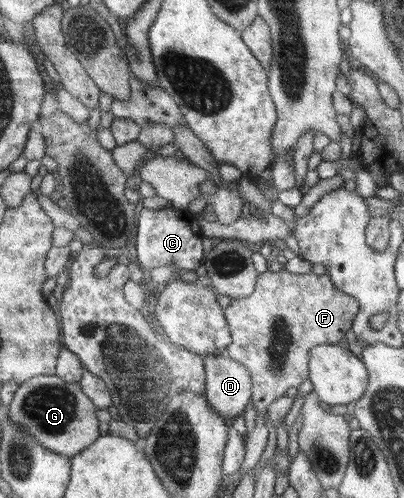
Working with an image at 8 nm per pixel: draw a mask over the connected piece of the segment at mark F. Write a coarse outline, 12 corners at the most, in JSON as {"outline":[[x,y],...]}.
{"outline":[[259,273],[223,309],[225,354],[250,372],[264,452],[270,403],[308,379],[310,350],[344,339],[358,299],[328,274]]}

